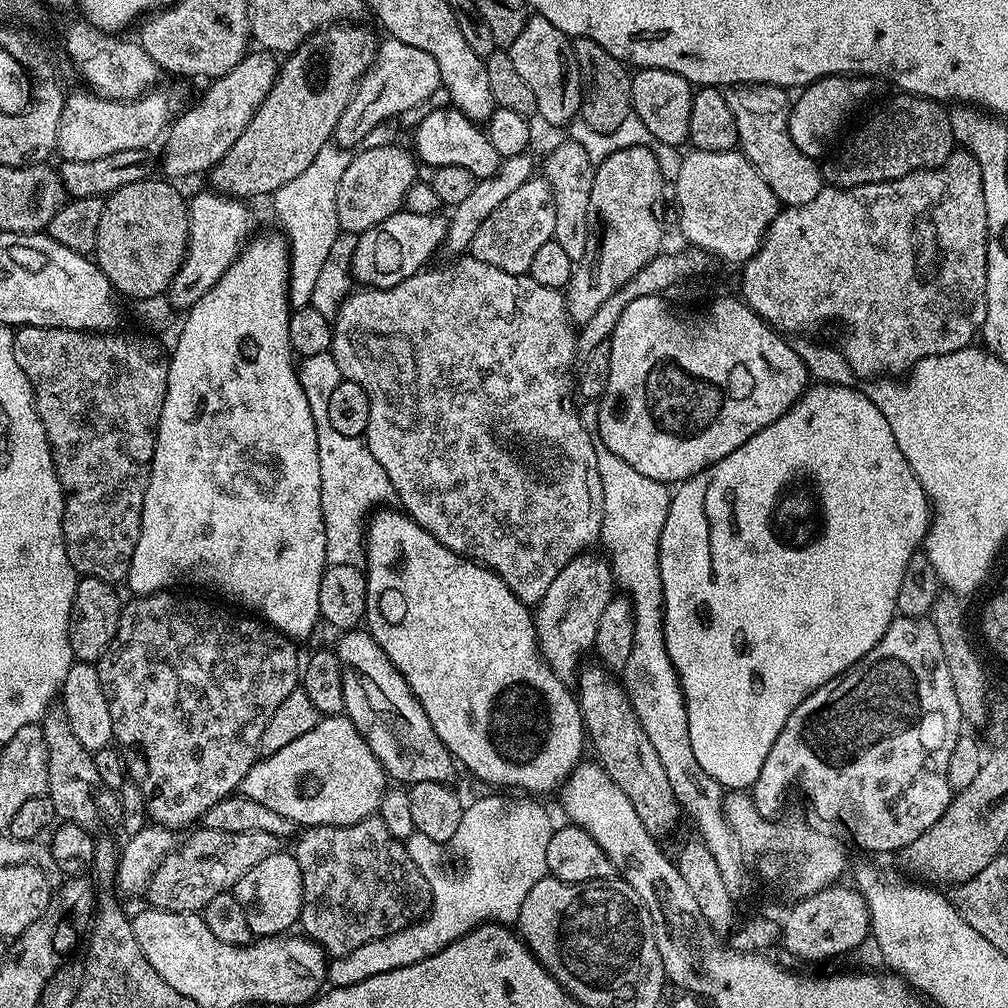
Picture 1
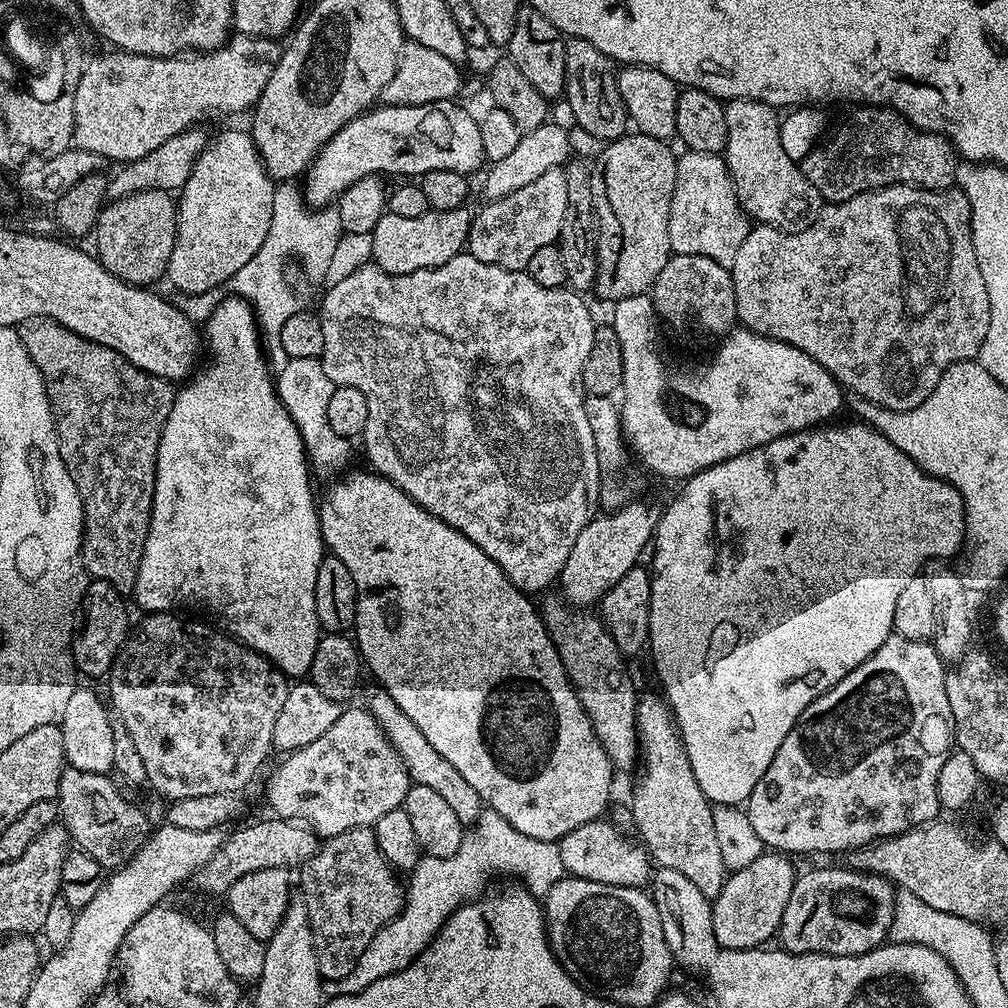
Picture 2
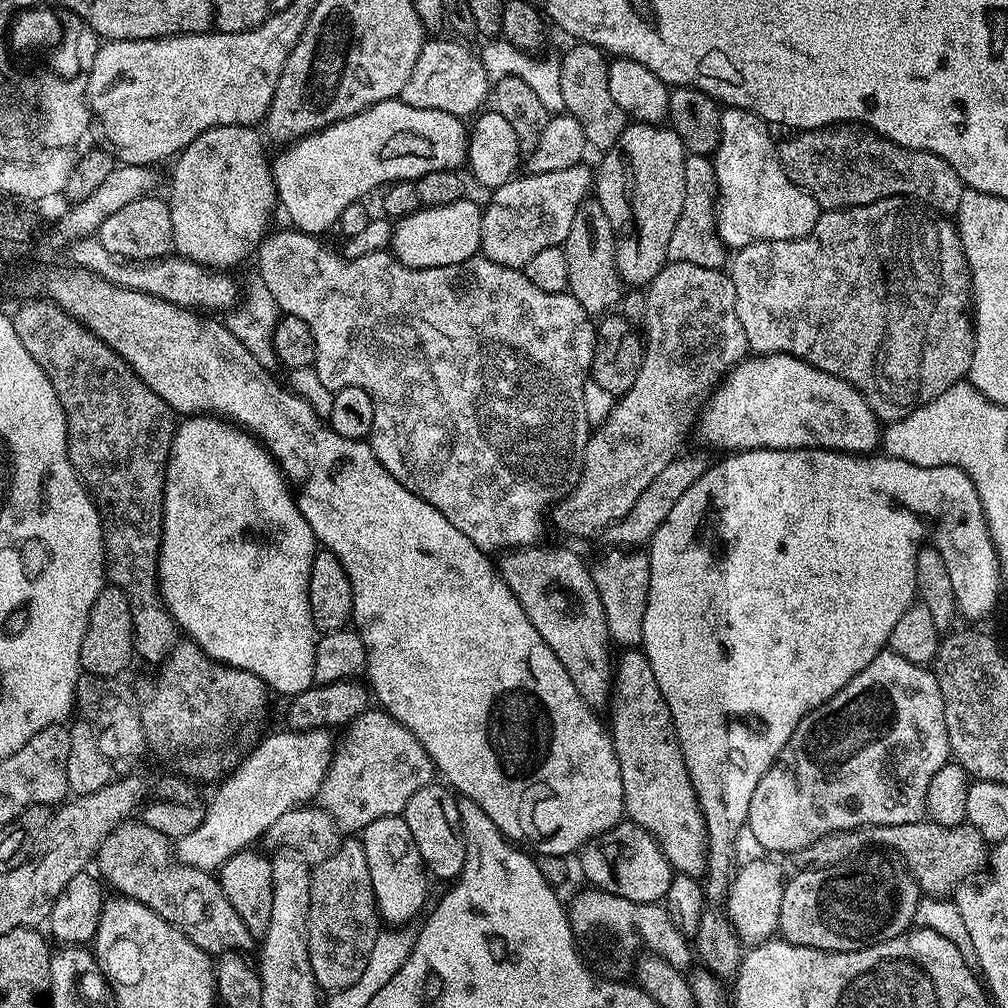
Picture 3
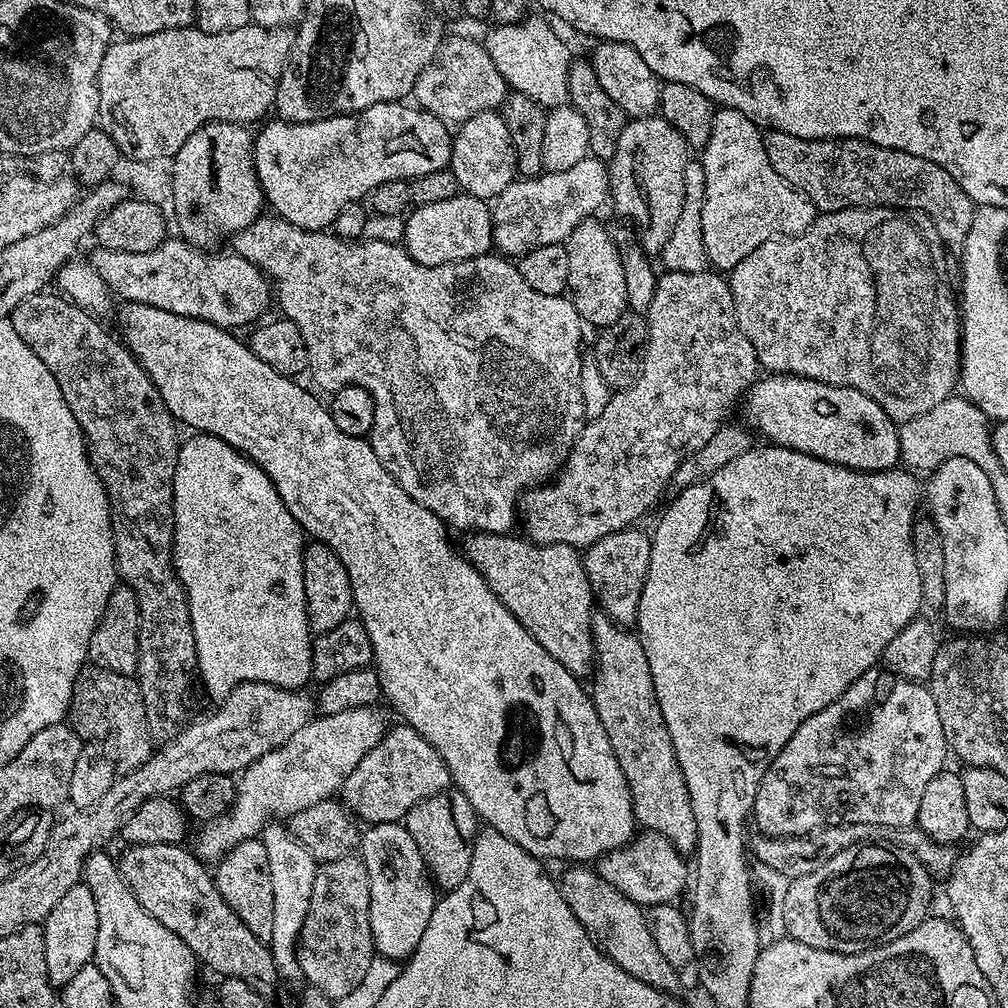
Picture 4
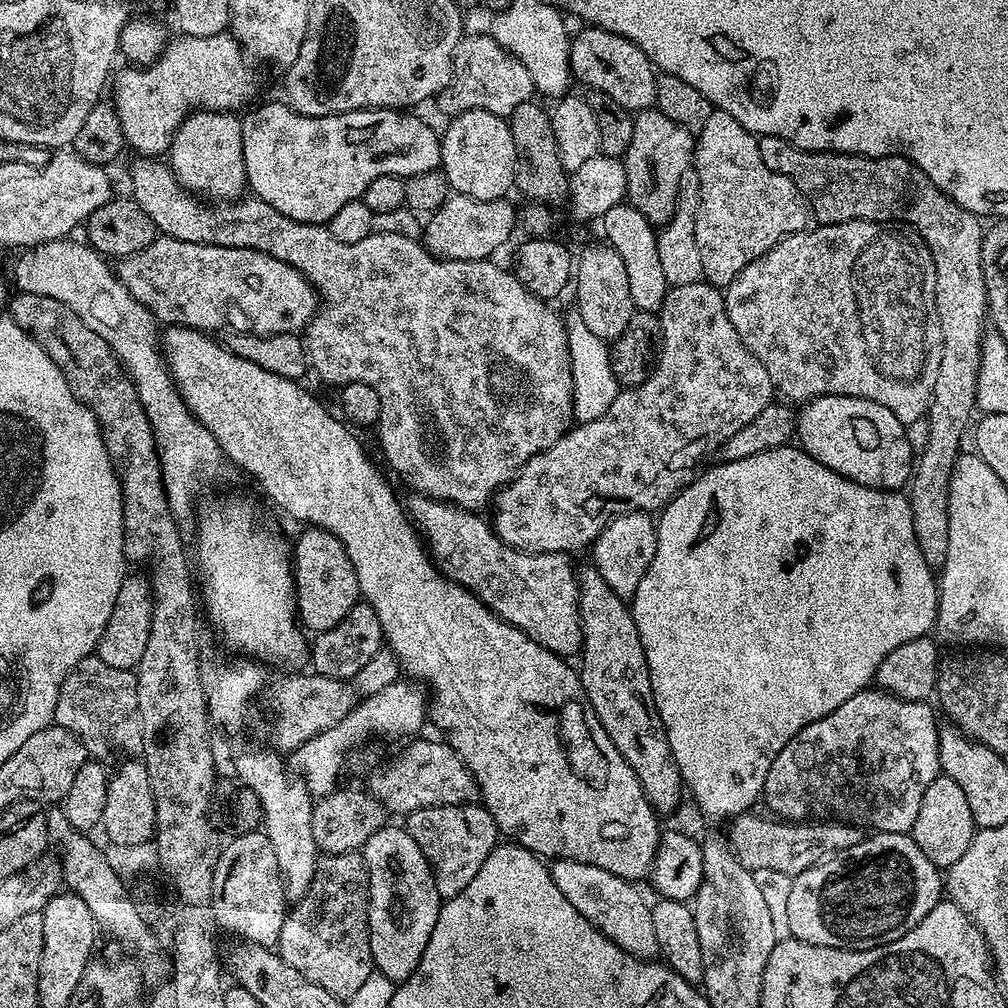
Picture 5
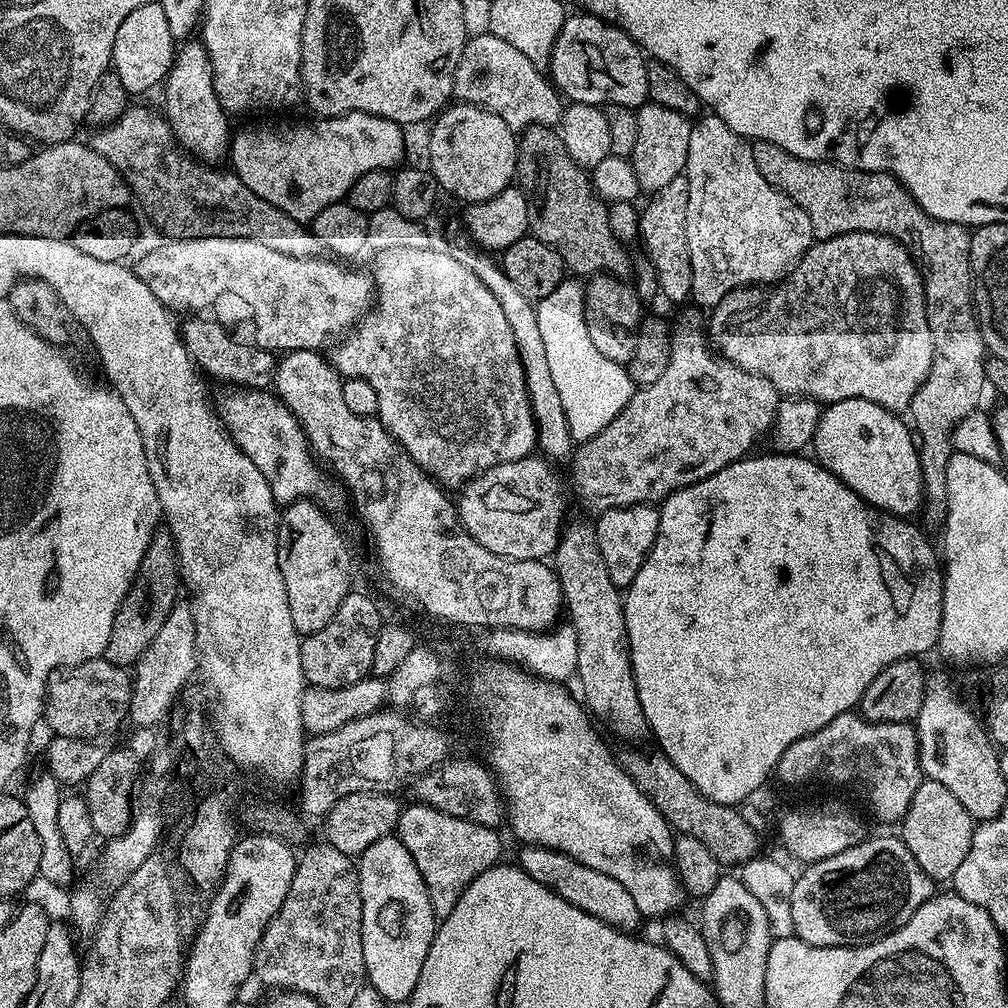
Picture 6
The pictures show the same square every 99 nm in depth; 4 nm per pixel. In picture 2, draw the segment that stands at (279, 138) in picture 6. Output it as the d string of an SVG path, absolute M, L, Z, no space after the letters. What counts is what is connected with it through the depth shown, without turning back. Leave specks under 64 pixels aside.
M456 102L376 106L353 118L326 142L303 177L302 195L308 207L327 208L334 198L364 176L393 172L400 176L396 178L419 178L430 170L473 174L485 164L477 117L459 108Z

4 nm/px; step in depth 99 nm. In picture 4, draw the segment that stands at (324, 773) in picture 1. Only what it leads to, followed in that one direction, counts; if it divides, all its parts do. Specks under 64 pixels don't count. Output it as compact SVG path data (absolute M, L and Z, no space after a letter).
M389 727L381 740L345 778L342 800L365 825L394 824L418 802L445 791L453 783L448 766L438 750L426 742L413 728Z

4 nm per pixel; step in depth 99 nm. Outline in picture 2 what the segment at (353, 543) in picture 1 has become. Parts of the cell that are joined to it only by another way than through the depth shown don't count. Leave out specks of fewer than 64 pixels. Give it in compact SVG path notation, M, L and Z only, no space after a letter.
M294 358L288 360L282 371L275 373L276 393L286 406L292 420L302 434L304 451L308 454L311 467L322 475L328 476L335 468L349 467L348 459L352 456L349 437L334 434L330 426L330 418L326 418L326 410L330 407L330 394L338 387L330 378L326 378L326 370L322 362L314 358Z

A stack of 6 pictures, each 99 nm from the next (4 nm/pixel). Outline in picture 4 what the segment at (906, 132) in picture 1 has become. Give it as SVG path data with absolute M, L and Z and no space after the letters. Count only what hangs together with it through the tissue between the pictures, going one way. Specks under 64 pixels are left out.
M771 130L764 132L766 158L787 184L797 188L816 207L817 213L847 208L902 208L925 212L949 249L964 245L970 231L974 205L942 166L906 154L901 148L887 148L869 140L807 140Z

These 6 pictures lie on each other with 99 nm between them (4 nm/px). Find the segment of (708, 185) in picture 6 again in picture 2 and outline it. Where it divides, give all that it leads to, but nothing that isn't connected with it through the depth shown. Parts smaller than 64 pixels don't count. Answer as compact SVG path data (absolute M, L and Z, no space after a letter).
M729 100L724 104L724 113L726 114L726 146L722 155L732 176L732 185L736 188L740 207L753 221L769 224L770 227L780 228L784 232L801 232L809 228L818 218L822 201L818 190L810 186L810 178L802 174L799 163L791 160L786 150L782 150L781 117L777 109L757 100Z

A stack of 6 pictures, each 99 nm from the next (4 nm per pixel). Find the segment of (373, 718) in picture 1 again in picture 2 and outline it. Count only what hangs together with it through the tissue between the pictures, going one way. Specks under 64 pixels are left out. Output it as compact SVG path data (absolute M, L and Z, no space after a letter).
M376 690L376 693L373 694L370 711L379 719L380 729L388 733L390 746L394 746L396 753L404 757L404 763L410 766L411 779L422 786L436 788L438 794L442 794L446 798L446 802L450 802L454 806L454 814L458 814L460 820L475 821L482 808L480 797L473 788L469 788L468 784L460 779L458 770L454 770L454 766L450 766L450 762L446 762L446 758L442 758L442 754L438 754L438 750L434 750L434 746L430 746L430 742L426 742L426 738L422 738L418 726L414 726L410 722L410 718L406 718L402 714L402 710L398 710L396 703L389 700L382 690Z

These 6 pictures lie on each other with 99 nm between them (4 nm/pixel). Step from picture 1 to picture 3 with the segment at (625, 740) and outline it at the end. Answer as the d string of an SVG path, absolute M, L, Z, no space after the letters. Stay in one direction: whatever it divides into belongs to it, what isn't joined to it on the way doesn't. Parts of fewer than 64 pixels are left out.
M533 546L530 548L522 548L512 550L503 557L504 561L499 561L498 571L504 577L504 581L510 586L510 590L518 598L518 602L522 606L522 610L526 610L526 614L530 618L530 622L534 622L534 630L538 630L538 634L542 634L542 642L546 642L546 646L550 646L550 650L554 650L554 654L558 658L558 662L562 662L562 666L566 666L566 674L570 674L570 682L574 682L574 690L578 690L578 694L588 703L589 708L600 710L600 707L609 703L610 697L614 691L614 652L610 647L610 637L608 627L606 626L606 614L602 610L602 598L598 598L598 590L592 581L592 573L589 565L584 565L584 560L576 552L571 552L568 548L544 548L545 546Z

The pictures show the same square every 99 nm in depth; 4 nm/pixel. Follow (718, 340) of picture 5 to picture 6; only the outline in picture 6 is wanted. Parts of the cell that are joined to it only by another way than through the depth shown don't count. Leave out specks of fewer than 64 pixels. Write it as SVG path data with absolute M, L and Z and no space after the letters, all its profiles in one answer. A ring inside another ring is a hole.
M684 324L681 328L677 327L672 333L672 350L670 352L670 362L663 372L662 378L658 382L637 387L632 393L630 402L622 410L622 414L602 430L602 434L595 436L593 440L583 441L573 451L570 457L572 464L572 484L576 487L578 495L584 499L584 504L588 508L593 508L593 513L605 512L608 508L629 508L632 504L650 504L664 501L671 492L676 492L679 488L685 488L691 484L697 484L700 480L705 480L710 474L730 466L735 460L745 459L753 451L752 448L760 439L767 437L772 431L772 425L776 422L776 411L780 405L782 396L777 392L774 385L766 378L758 374L750 374L742 370L734 362L724 359L723 356L714 351L709 337L703 327L695 328L692 324ZM533 454L481 472L479 476L475 476L459 489L460 500L458 496L455 505L461 526L475 538L478 544L486 546L486 550L494 554L502 554L511 560L547 561L555 553L561 531L566 523L560 480L551 467L555 468L547 459Z

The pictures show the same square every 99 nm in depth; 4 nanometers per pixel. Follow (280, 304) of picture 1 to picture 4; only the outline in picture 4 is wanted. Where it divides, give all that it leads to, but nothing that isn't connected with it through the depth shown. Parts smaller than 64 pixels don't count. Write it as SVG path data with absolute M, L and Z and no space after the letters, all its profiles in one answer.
M192 434L188 441L180 444L178 462L174 470L174 486L172 487L172 505L174 506L174 542L172 543L172 564L176 568L176 577L180 580L190 606L190 620L194 626L196 639L196 658L198 661L198 676L204 679L210 695L216 702L222 702L237 688L239 684L254 682L255 684L273 684L279 688L305 687L304 683L312 680L312 641L314 633L308 626L308 611L306 610L306 594L304 593L304 550L306 533L300 524L286 510L274 482L263 470L238 449L232 448L216 436Z

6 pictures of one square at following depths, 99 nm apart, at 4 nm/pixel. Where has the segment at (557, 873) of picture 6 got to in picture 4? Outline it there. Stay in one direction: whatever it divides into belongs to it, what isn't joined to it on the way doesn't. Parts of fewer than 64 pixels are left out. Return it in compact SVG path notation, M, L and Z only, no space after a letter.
M572 866L569 868L572 869L561 880L558 880L558 891L562 894L564 906L572 912L574 918L578 918L578 922L586 931L594 934L606 955L615 964L620 965L622 970L626 970L626 974L638 978L640 982L646 982L648 986L654 986L659 992L679 993L682 988L680 973L674 966L670 966L670 962L666 962L666 954L662 954L662 950L658 950L658 942L652 933L652 926L645 909L630 898L626 898L626 894L614 890L614 886L610 886L610 882L606 882L606 878L602 878L591 867Z

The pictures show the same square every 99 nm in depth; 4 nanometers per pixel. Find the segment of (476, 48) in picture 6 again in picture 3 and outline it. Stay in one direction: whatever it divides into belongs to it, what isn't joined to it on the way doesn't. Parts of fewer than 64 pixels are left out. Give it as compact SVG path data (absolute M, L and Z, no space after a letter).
M425 39L418 54L418 62L414 62L414 70L406 86L402 86L399 99L410 106L426 110L442 110L461 118L468 118L485 107L490 96L490 81L479 55L475 51L463 48L460 45L463 43L459 39L451 39Z

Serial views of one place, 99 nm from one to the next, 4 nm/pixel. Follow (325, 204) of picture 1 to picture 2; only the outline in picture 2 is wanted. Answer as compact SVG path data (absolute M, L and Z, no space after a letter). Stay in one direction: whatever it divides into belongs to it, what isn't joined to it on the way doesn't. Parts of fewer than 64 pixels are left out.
M280 182L274 190L274 214L270 218L270 230L266 234L266 242L234 274L228 279L227 291L231 295L245 300L256 316L260 325L260 338L268 358L271 371L278 373L285 368L289 360L286 350L282 350L282 325L302 311L300 296L292 285L292 276L288 273L288 260L301 260L304 263L304 280L308 284L324 284L326 270L330 270L330 261L334 249L344 236L342 218L338 218L335 206L327 208L310 208L304 201L301 189L292 182Z

